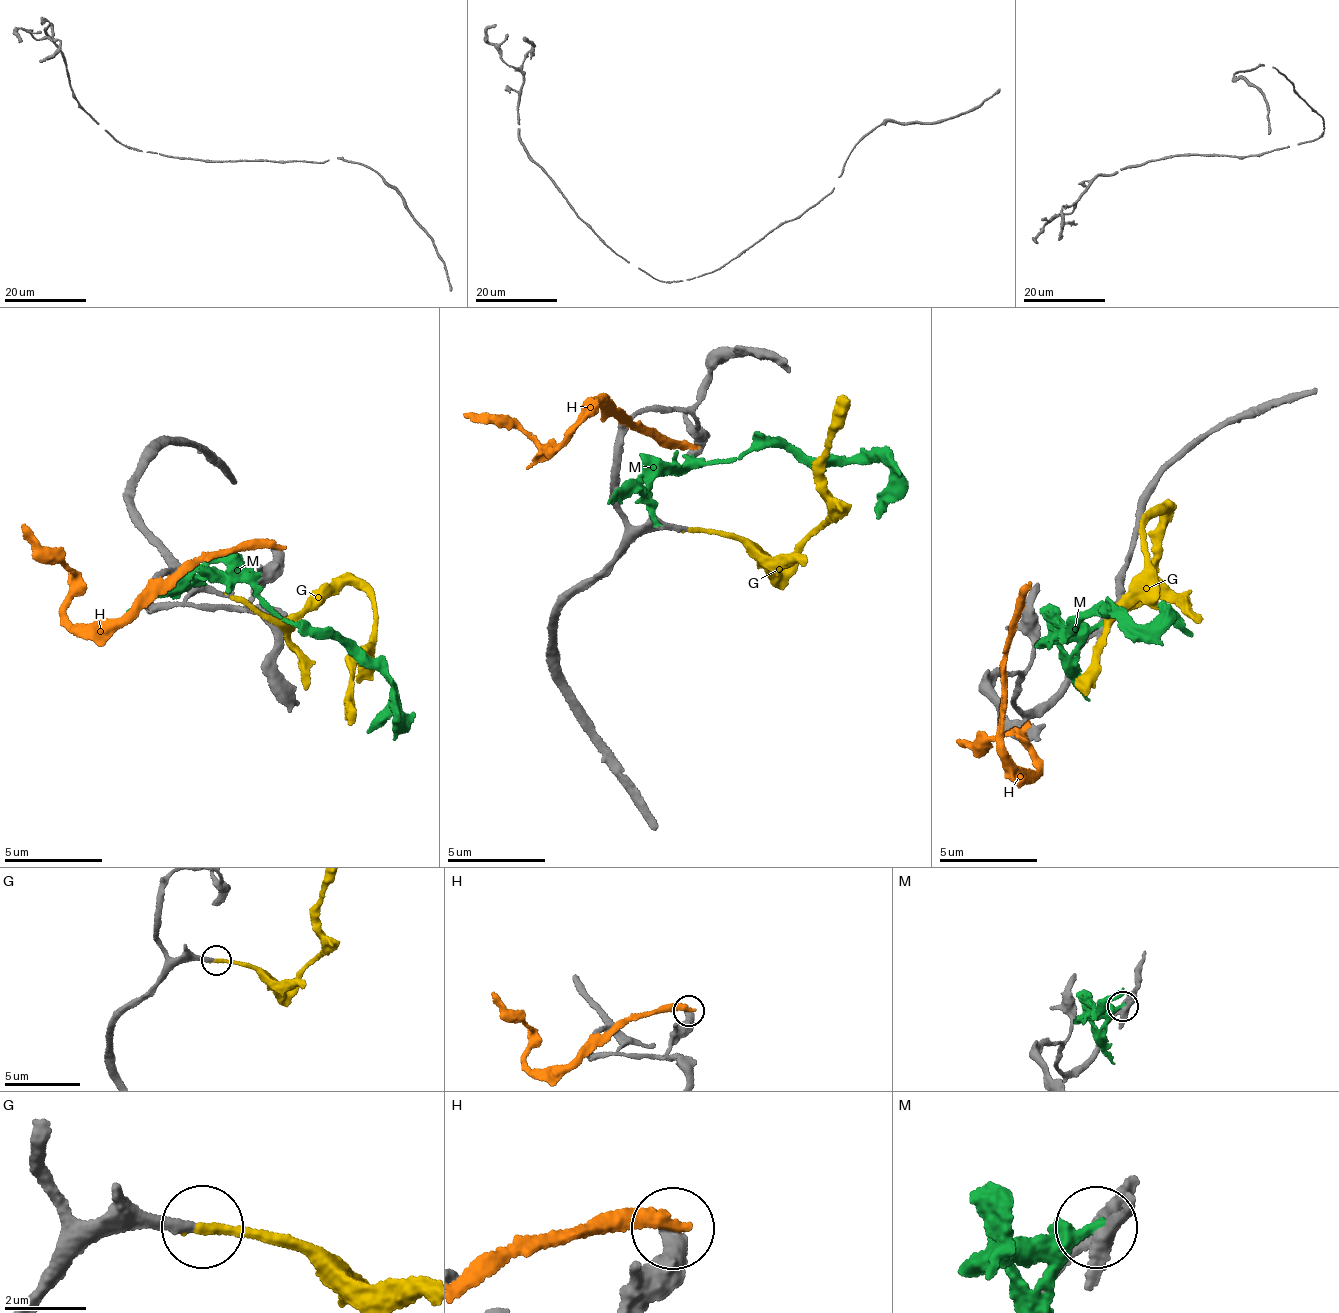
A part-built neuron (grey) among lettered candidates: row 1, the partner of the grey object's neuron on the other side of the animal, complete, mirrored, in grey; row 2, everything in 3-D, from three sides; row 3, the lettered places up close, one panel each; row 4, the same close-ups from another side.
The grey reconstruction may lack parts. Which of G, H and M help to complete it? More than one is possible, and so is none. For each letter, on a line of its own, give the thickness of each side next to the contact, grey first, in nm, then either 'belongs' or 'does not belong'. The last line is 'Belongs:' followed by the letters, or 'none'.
G: 240/260 nm | belongs
H: 480/400 nm | does not belong
M: 380/340 nm | does not belong
Belongs: G

